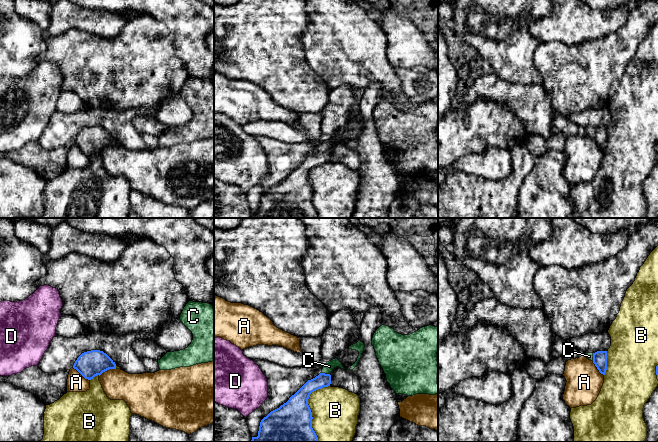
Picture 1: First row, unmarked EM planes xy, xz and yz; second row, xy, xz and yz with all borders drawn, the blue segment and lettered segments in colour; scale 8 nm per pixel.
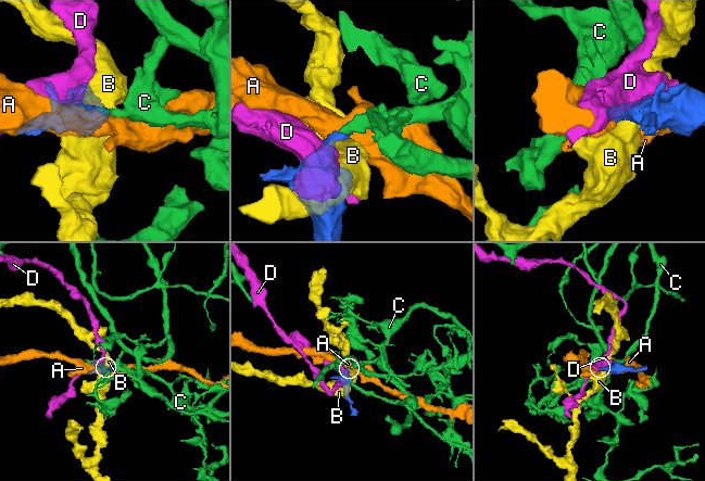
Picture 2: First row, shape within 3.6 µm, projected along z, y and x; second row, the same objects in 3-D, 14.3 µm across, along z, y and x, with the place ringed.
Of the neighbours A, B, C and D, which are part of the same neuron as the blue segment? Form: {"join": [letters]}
{"join": ["C"]}

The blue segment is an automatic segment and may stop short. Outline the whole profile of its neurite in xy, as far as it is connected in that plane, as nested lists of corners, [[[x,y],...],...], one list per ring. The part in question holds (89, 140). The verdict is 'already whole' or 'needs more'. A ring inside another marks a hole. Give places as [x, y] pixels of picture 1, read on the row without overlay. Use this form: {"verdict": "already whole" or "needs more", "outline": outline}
{"verdict": "already whole", "outline": [[[91,126],[82,129],[75,137],[73,144],[85,155],[91,156],[109,145],[116,145],[116,140],[103,127]]]}

